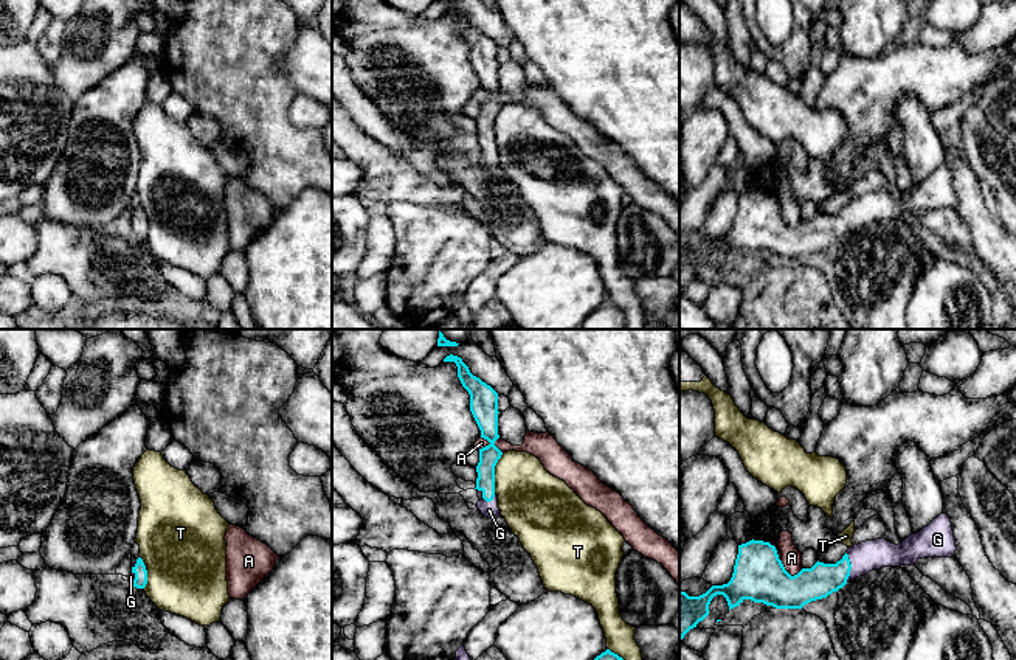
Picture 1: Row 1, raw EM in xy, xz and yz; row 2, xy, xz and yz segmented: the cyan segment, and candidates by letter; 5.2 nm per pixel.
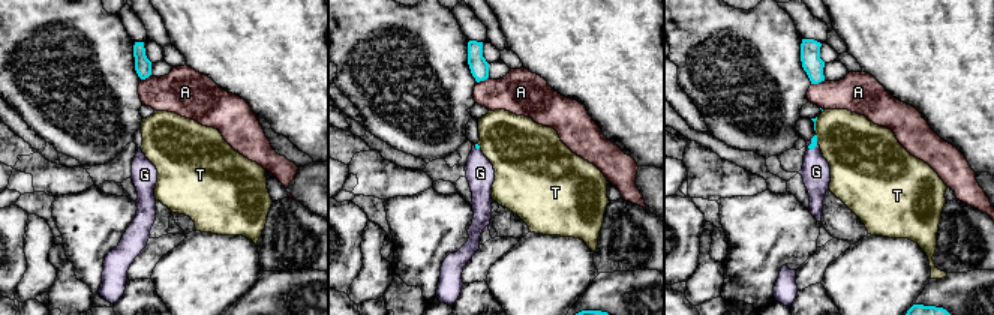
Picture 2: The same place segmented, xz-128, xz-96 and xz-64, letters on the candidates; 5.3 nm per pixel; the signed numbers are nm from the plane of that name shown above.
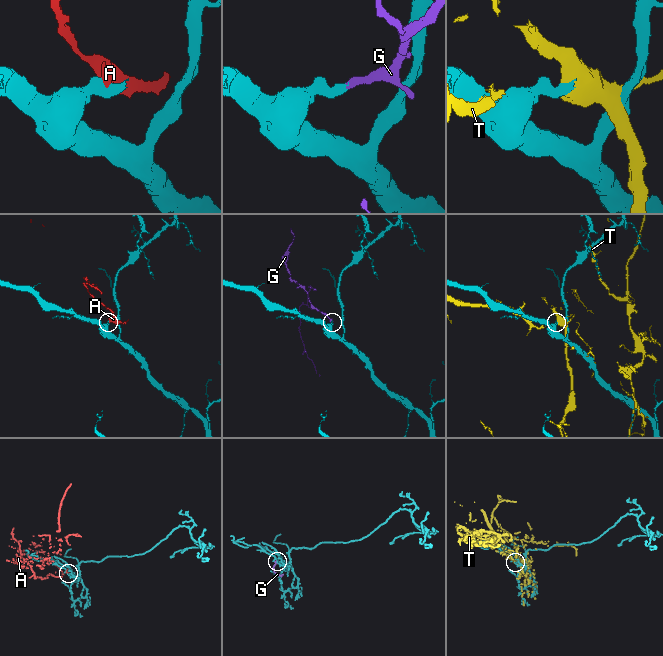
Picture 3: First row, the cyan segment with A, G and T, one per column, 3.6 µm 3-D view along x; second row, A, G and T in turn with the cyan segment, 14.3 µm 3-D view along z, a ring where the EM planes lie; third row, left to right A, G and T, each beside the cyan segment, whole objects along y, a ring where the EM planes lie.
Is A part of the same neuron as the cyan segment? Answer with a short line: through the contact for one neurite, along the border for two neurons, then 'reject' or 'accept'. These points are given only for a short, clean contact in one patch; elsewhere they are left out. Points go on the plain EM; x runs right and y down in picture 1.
line yz (781, 213), (791, 227), (802, 221); reject

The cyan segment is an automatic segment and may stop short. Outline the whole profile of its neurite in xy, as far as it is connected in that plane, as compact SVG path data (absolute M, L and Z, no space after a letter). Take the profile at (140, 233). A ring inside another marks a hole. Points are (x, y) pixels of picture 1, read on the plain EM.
M141 210L132 213L132 224L127 230L133 239L137 239L137 241L146 239L146 236L147 236L147 217Z

